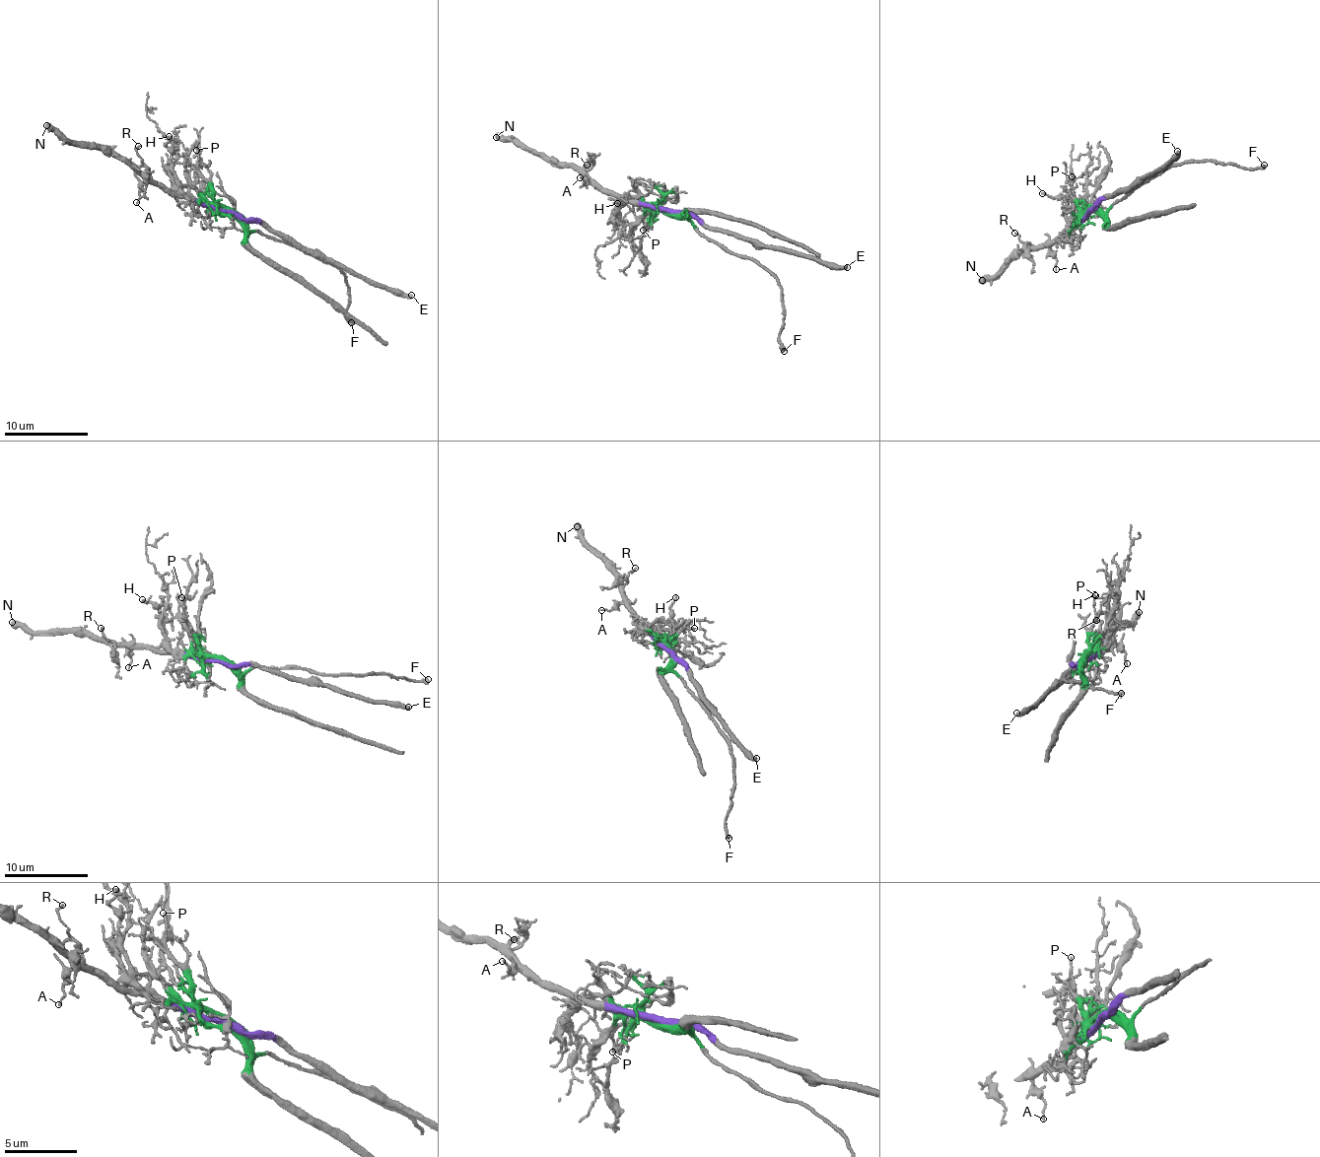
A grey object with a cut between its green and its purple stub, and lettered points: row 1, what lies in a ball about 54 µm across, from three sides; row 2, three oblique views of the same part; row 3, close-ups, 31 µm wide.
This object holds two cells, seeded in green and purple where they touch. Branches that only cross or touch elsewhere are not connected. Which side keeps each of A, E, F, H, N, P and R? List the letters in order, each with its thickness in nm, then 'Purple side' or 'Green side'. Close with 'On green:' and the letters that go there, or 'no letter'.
A: Thickness 140 nm. Purple side
E: Thickness 360 nm. Purple side
F: Thickness 280 nm. Green side
H: Thickness 130 nm. Green side
N: Thickness 550 nm. Purple side
P: Thickness 140 nm. Green side
R: Thickness 150 nm. Purple side
On green: F, H, P

